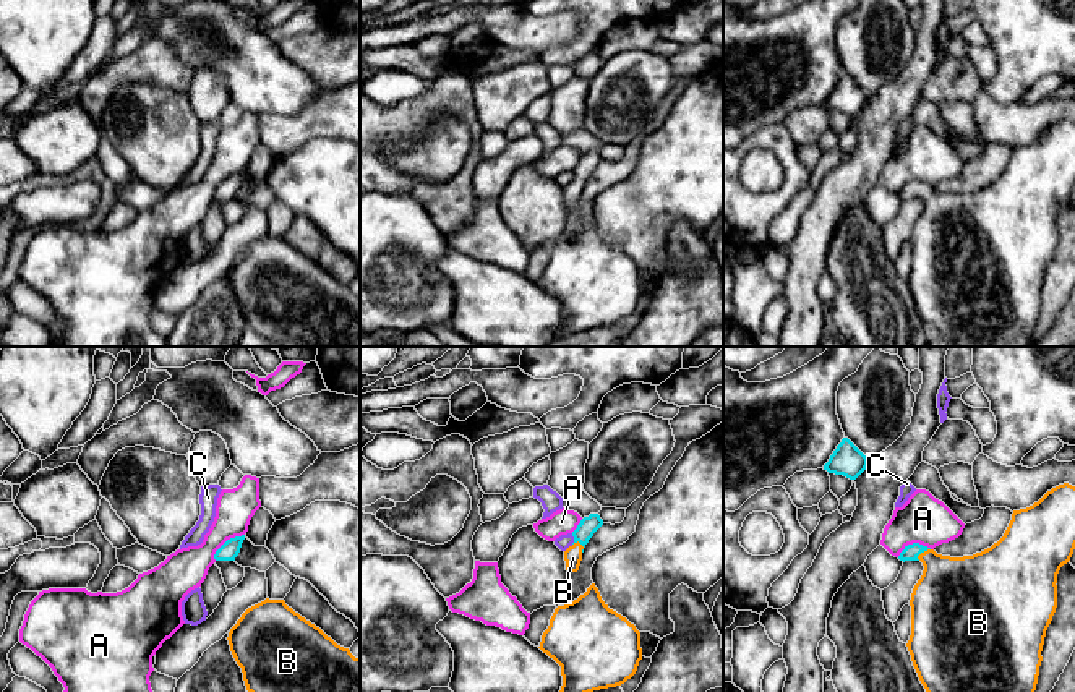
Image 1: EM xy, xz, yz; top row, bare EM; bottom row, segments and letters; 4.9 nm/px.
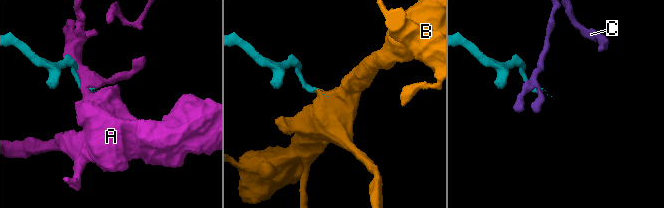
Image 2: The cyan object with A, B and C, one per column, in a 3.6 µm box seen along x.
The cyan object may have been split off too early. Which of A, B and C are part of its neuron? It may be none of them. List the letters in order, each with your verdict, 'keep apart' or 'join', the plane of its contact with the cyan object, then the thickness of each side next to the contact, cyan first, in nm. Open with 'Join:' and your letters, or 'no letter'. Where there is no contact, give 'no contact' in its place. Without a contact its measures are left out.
Join: B
A: keep apart | xy | 90/200 nm
B: join | yz | 80/360 nm
C: keep apart | xz | 90/70 nm

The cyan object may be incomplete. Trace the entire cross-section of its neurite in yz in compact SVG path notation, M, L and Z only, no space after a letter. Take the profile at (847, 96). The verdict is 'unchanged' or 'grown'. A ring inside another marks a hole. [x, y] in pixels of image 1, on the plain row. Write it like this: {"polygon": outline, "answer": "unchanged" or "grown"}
{"polygon": "M848 76L837 83L824 107L856 117L867 104L869 96Z", "answer": "unchanged"}

